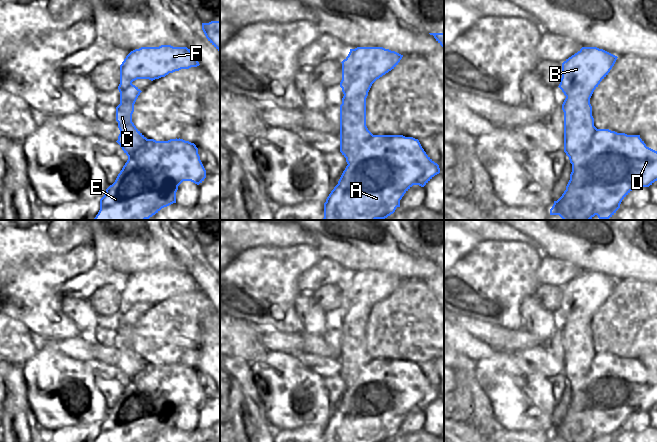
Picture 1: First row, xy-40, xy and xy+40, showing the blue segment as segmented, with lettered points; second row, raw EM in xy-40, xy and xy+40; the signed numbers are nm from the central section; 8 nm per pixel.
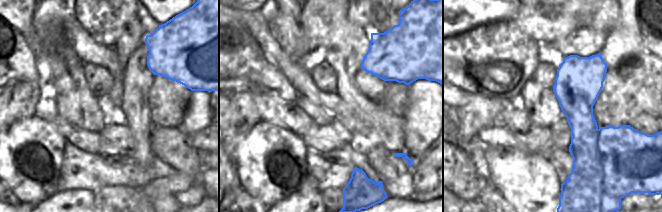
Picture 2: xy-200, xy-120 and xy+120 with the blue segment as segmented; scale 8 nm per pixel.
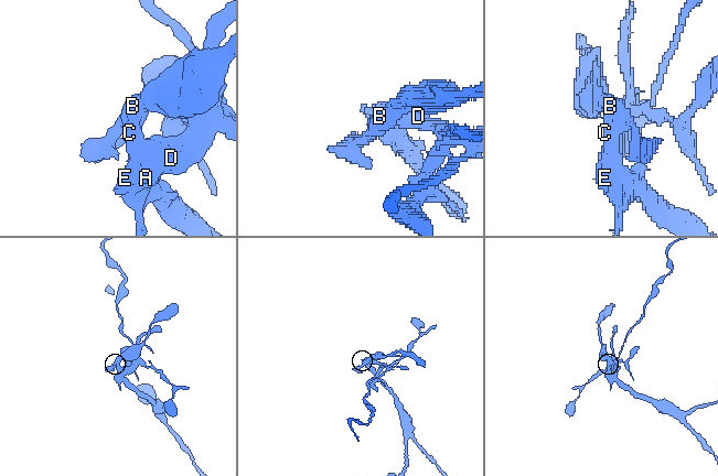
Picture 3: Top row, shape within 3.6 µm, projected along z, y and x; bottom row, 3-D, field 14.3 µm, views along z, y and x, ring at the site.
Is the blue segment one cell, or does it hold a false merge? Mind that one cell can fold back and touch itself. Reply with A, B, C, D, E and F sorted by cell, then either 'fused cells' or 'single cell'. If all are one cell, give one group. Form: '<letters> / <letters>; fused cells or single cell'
A E / B C D F; fused cells

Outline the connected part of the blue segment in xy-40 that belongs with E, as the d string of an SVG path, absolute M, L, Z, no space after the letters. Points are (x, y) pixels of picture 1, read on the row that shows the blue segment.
M128 157L115 182L106 189L100 199L100 210L94 220L146 220L162 208L158 206L156 188L145 182L144 176L132 166L132 158Z

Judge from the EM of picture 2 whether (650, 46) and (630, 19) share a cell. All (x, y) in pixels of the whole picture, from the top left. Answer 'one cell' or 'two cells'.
two cells

